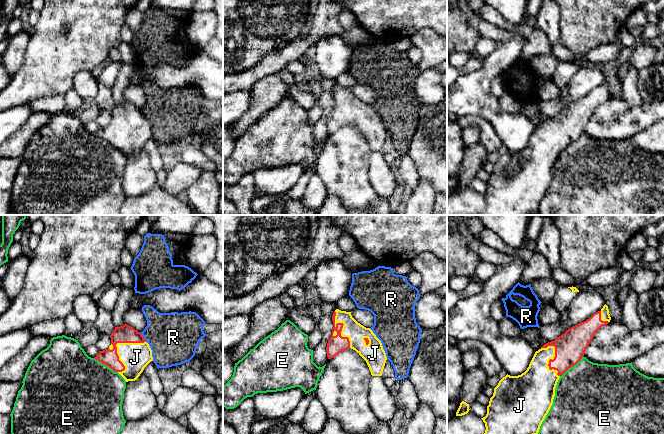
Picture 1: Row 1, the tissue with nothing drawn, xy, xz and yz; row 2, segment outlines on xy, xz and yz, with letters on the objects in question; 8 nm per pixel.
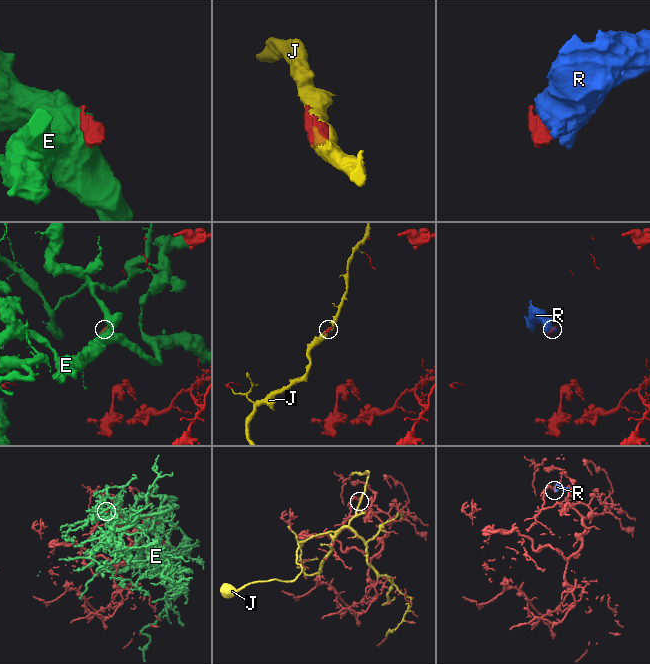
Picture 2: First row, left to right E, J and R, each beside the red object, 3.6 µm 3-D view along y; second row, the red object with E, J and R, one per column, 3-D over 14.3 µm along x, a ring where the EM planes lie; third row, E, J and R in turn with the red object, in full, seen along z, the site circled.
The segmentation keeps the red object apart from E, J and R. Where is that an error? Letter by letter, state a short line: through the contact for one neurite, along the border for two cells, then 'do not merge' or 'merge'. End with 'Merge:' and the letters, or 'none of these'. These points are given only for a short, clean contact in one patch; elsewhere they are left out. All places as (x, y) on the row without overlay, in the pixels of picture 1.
E: do not merge
J: merge
R: line xy (140, 108), (146, 117); do not merge
Merge: J

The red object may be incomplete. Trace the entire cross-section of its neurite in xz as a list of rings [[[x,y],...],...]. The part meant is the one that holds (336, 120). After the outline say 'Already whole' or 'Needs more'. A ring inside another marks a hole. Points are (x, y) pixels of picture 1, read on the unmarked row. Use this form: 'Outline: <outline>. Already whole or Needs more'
Outline: [[[336,85],[332,91],[333,106],[328,116],[328,135],[351,124],[367,139],[372,152],[381,152],[387,133],[381,117],[370,104],[358,99],[351,88]]]. Needs more

